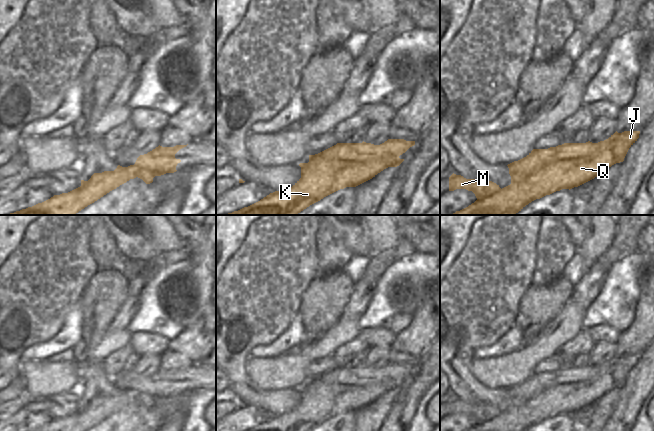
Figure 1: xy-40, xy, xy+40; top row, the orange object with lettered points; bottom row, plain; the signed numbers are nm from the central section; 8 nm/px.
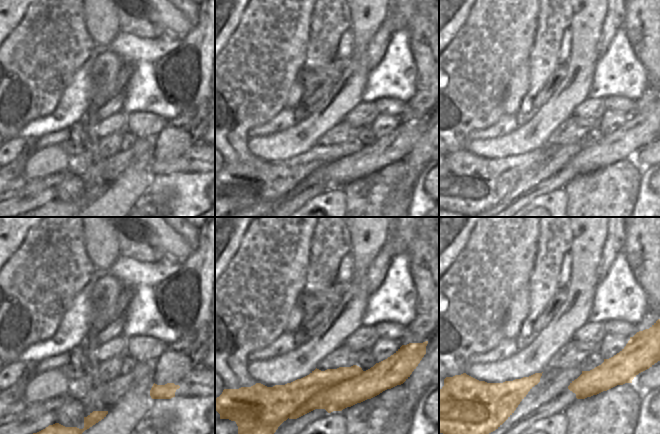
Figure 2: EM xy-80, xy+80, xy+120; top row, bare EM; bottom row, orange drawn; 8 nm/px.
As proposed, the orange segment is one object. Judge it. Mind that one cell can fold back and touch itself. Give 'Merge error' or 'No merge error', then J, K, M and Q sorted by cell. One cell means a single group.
Merge error. Groups: J K Q / M.

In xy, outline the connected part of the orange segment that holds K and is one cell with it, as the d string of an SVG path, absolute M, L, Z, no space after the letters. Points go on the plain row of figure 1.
M388 363L380 369L371 368L371 382L368 385L346 385L344 383L322 383L320 379L309 379L309 386L303 387L301 393L301 402L290 412L282 415L270 417L260 425L248 431L309 431L310 429L320 425L324 421L346 411L356 411L383 395L388 391L399 390L404 383L399 380L405 377L410 371L415 369L415 365L406 365L404 363Z

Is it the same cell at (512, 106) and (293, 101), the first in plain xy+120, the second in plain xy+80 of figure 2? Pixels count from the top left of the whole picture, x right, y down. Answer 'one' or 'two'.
one

